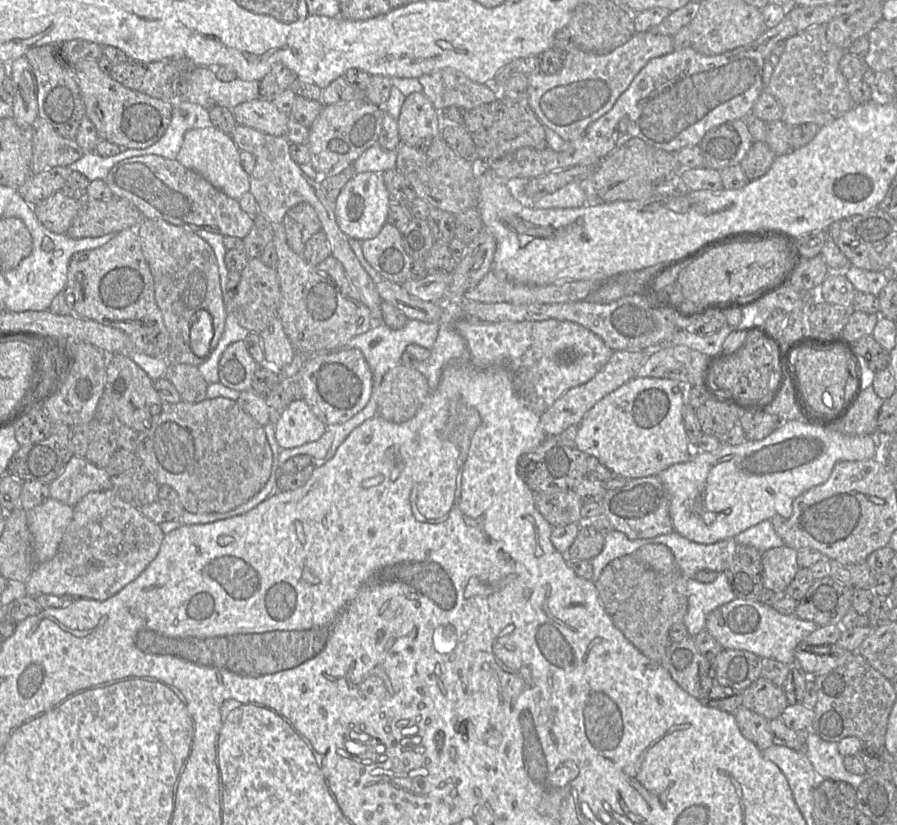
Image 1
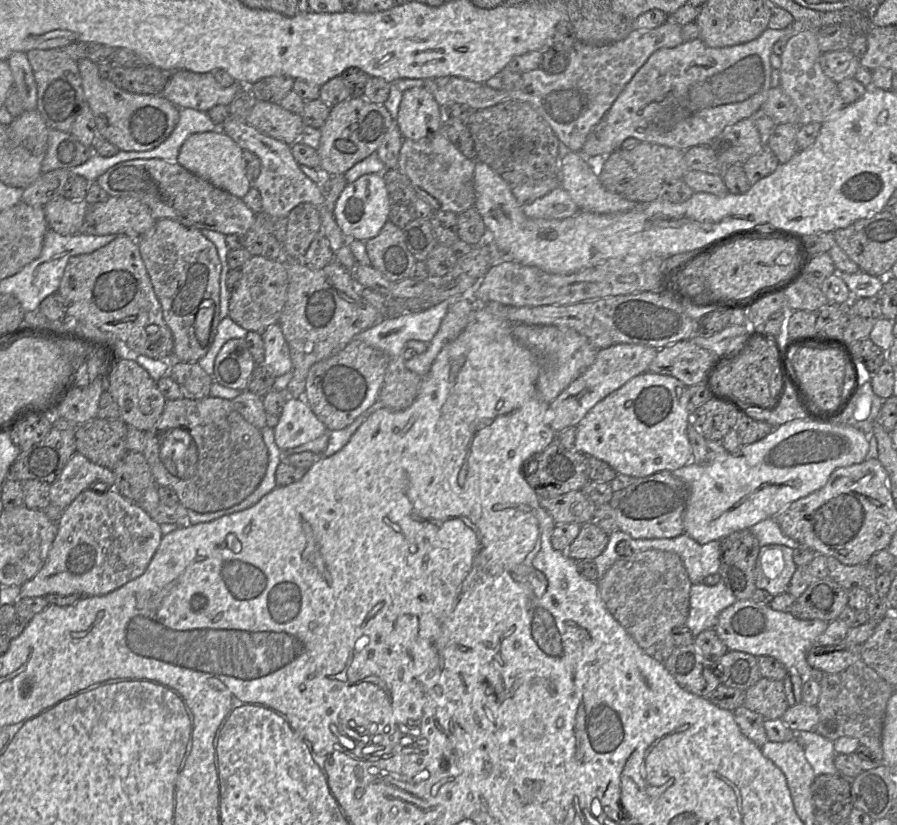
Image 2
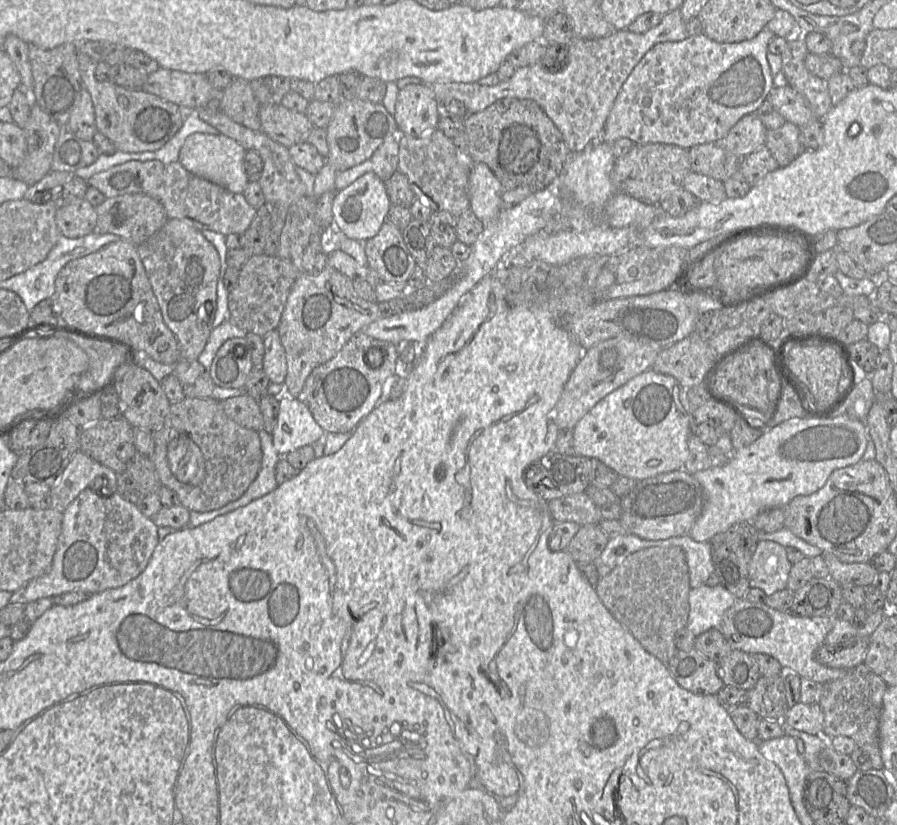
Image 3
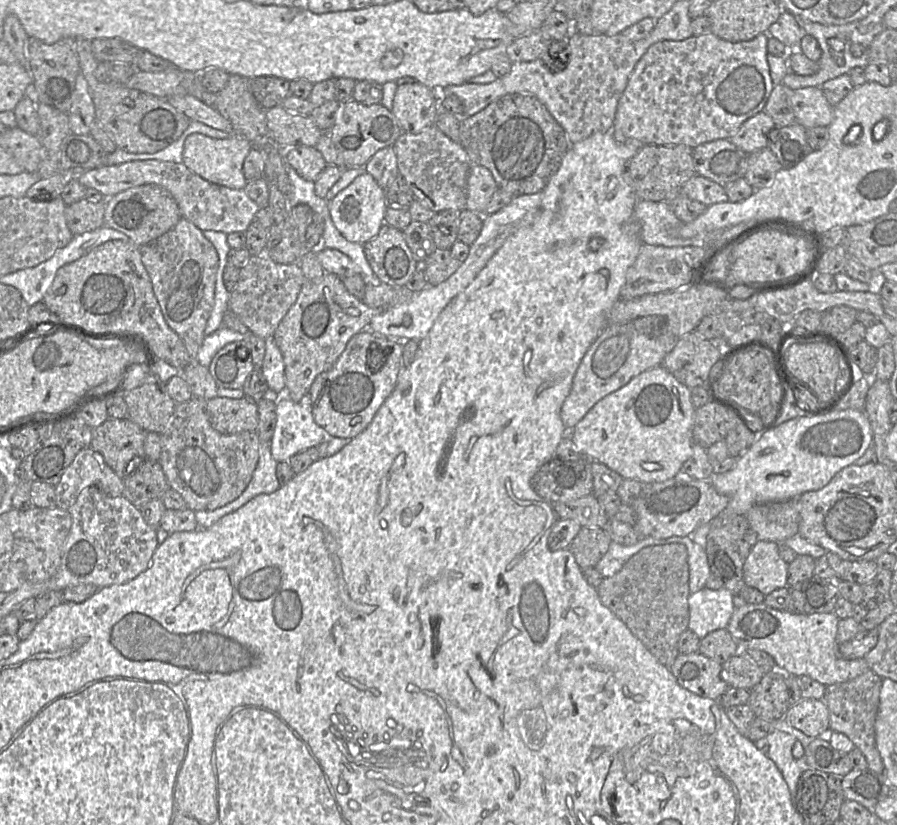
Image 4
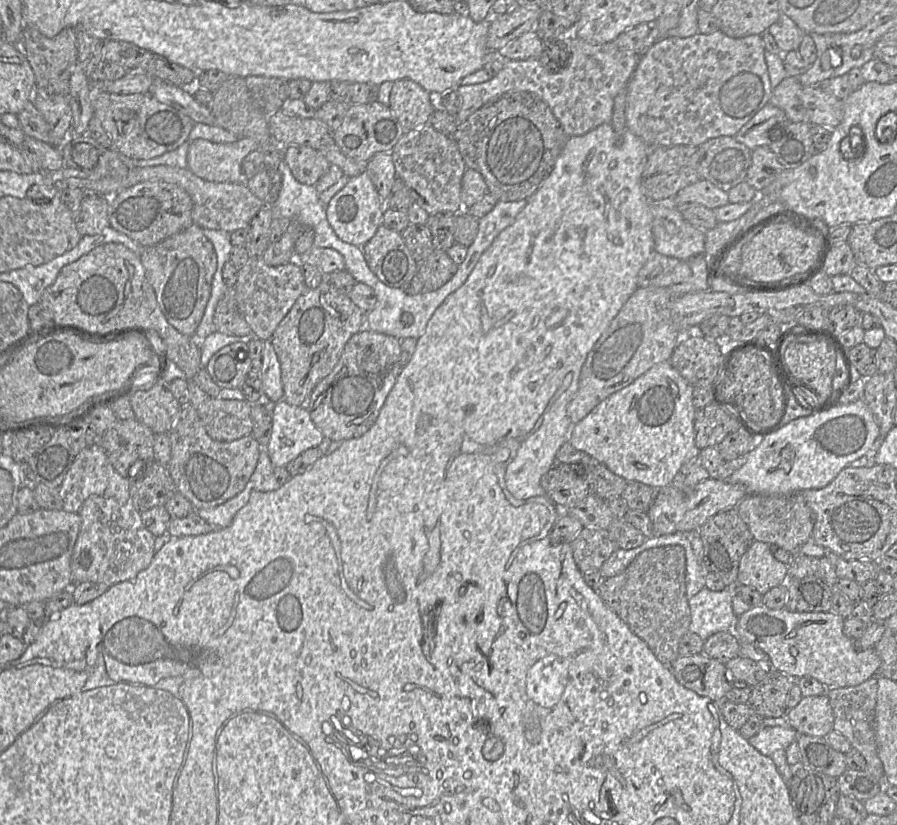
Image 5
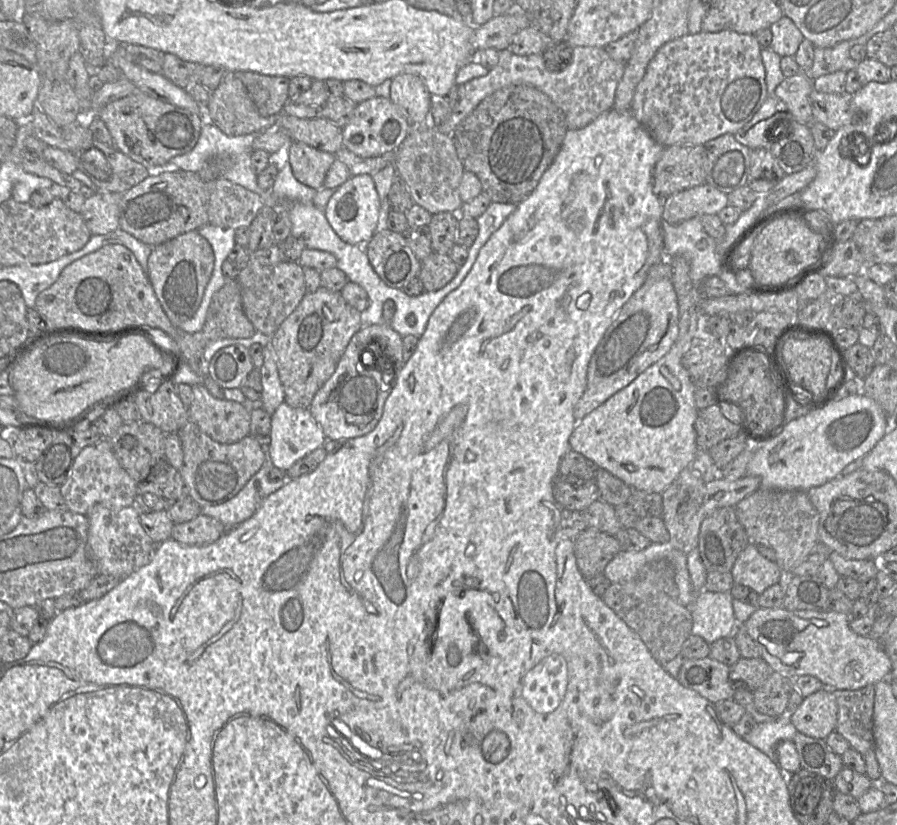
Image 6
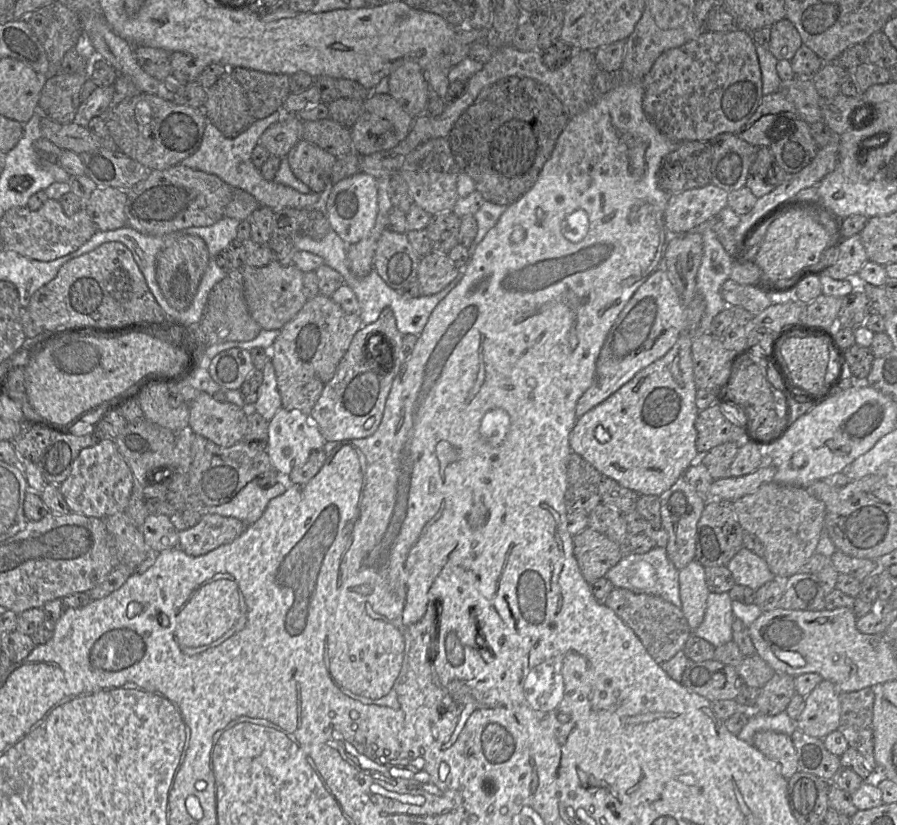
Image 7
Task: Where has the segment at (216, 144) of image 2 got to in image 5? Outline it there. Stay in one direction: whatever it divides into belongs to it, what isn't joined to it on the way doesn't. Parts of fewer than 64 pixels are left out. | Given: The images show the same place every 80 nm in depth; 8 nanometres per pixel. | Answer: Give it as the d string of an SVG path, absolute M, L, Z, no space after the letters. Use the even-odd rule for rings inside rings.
M239 138L233 143L197 139L189 146L187 168L207 181L241 182L244 181L242 161L255 150L258 143L252 138Z

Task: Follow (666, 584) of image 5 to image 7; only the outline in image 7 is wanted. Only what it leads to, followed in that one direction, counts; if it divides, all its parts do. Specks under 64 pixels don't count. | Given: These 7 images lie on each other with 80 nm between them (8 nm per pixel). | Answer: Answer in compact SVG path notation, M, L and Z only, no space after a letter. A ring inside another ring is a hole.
M614 587L601 602L612 609L635 632L647 652L658 664L670 660L683 650L686 641L692 635L692 630L681 608L659 596Z

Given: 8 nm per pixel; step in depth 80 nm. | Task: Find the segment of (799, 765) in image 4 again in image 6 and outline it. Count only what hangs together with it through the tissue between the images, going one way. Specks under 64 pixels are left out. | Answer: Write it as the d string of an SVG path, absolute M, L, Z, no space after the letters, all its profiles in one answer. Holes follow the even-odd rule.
M788 715L778 717L770 722L756 723L743 739L776 761L776 747L784 740L792 741L797 729Z

